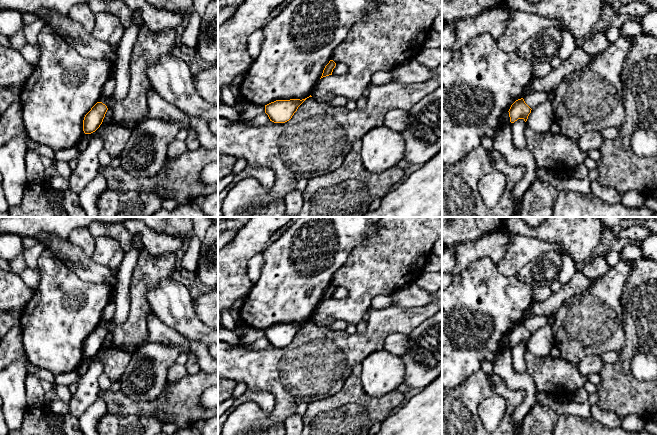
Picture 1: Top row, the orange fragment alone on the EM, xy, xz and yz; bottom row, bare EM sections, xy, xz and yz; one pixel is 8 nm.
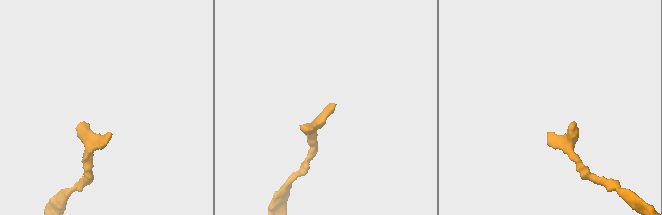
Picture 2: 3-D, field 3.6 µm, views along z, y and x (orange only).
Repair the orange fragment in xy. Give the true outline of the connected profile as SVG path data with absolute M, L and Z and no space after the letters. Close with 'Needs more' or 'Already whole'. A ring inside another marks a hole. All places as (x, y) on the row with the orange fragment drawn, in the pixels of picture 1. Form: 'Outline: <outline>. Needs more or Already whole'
Outline: M97 102L85 115L83 120L83 131L85 134L95 132L103 122L108 108L102 102Z. Already whole

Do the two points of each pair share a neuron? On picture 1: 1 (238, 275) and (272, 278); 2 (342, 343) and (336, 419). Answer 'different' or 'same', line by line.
1: different
2: different

